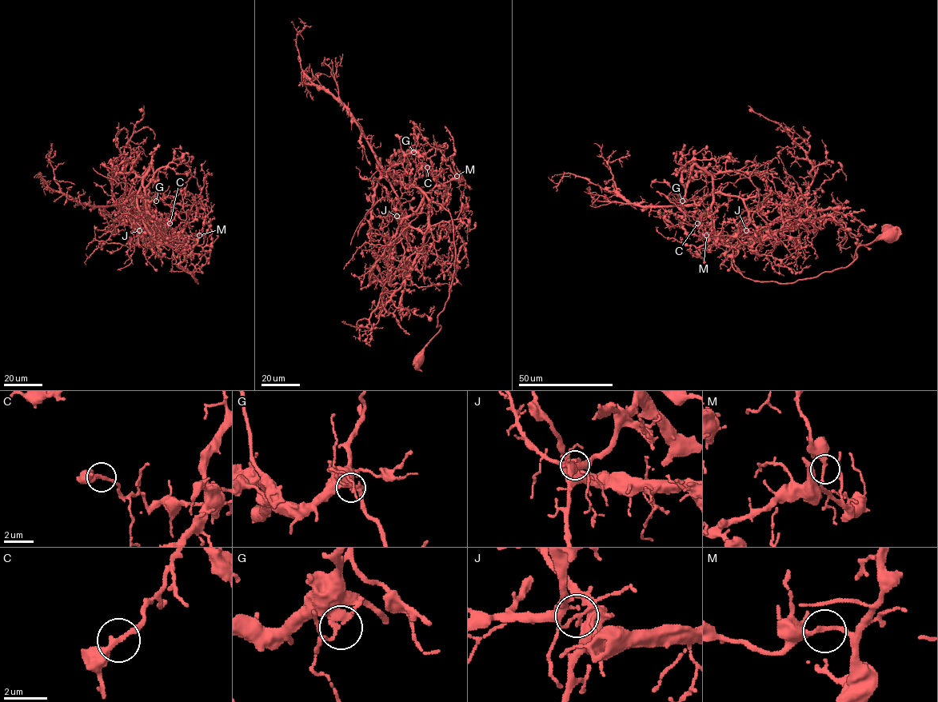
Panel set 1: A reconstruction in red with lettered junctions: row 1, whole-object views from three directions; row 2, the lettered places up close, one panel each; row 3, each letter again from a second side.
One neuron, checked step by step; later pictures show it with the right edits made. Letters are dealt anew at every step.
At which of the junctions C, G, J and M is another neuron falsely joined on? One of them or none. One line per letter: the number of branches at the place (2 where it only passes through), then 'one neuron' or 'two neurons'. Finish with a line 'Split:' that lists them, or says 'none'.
C: 2 | one neuron
G: 2 | one neuron
J: 2 | two neurons
M: 2 | one neuron
Split: J

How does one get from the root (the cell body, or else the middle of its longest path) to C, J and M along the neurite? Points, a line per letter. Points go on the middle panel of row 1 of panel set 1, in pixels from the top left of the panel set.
C: (417, 357), (441, 328), (437, 317), (449, 297), (455, 257), (450, 214), (425, 193), (442, 169), (427, 167)
J: (417, 357), (441, 328), (437, 317), (454, 272), (453, 223), (425, 194), (410, 215), (397, 216)
M: (417, 357), (441, 328), (437, 317), (449, 297), (455, 257), (450, 214), (425, 193), (457, 176)

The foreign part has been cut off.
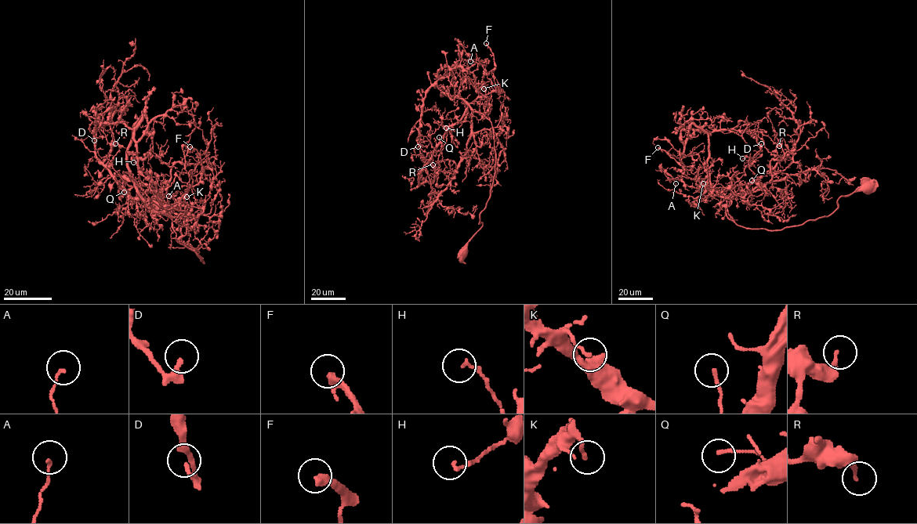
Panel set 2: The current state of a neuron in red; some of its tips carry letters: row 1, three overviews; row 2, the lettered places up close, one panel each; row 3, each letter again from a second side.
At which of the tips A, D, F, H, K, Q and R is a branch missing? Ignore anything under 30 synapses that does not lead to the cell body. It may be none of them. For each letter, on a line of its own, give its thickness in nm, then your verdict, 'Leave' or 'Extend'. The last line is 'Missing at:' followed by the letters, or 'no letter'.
A: Thickness 110 nm. Leave
D: Thickness 200 nm. Leave
F: Thickness 360 nm. Leave
H: Thickness 140 nm. Leave
K: Thickness 140 nm. Leave
Q: Thickness 150 nm. Leave
R: Thickness 190 nm. Leave
Missing at: no letter

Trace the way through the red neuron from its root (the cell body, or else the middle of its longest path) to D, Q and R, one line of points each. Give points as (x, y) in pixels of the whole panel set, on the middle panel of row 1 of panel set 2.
D: (462, 251), (482, 225), (495, 152), (491, 123), (455, 95), (448, 66), (424, 99), (418, 146)
Q: (462, 251), (482, 225), (480, 215), (494, 174), (494, 130), (468, 105), (440, 142), (439, 137)
R: (462, 251), (482, 225), (480, 215), (493, 182), (495, 152), (491, 123), (468, 105), (427, 163), (433, 164)

